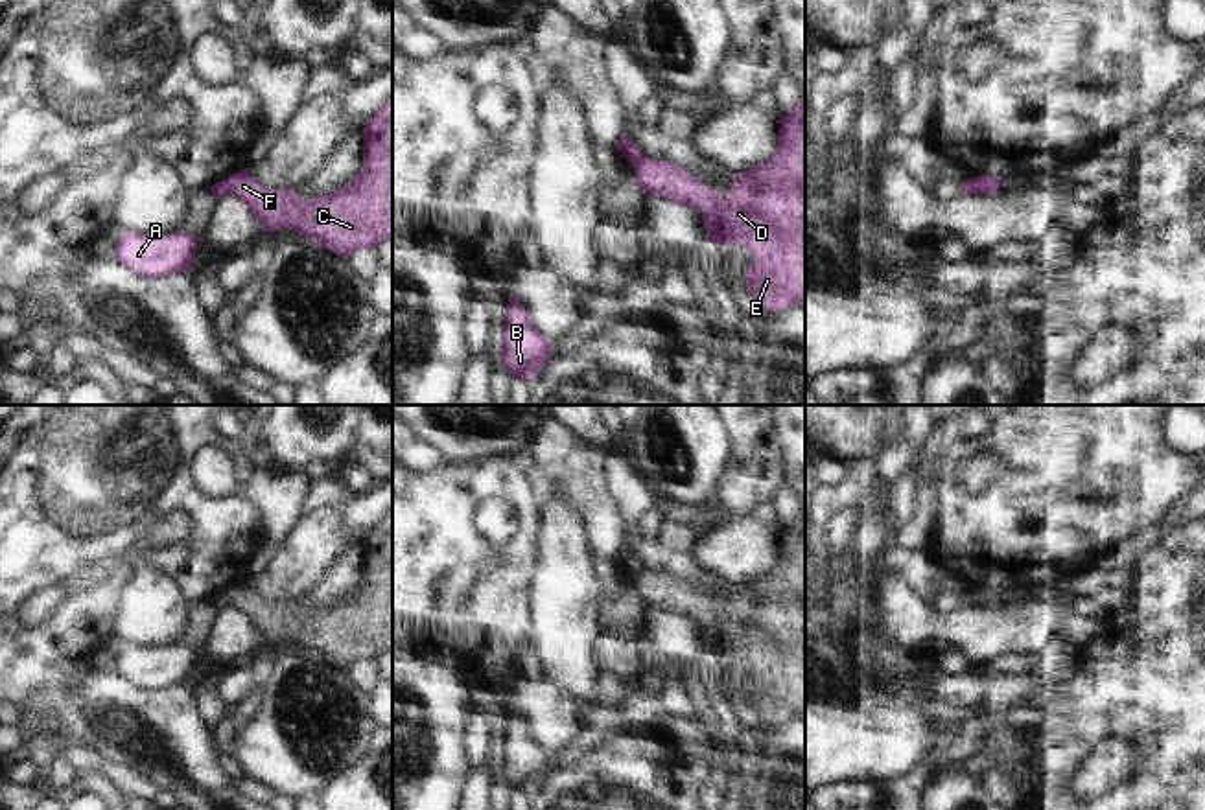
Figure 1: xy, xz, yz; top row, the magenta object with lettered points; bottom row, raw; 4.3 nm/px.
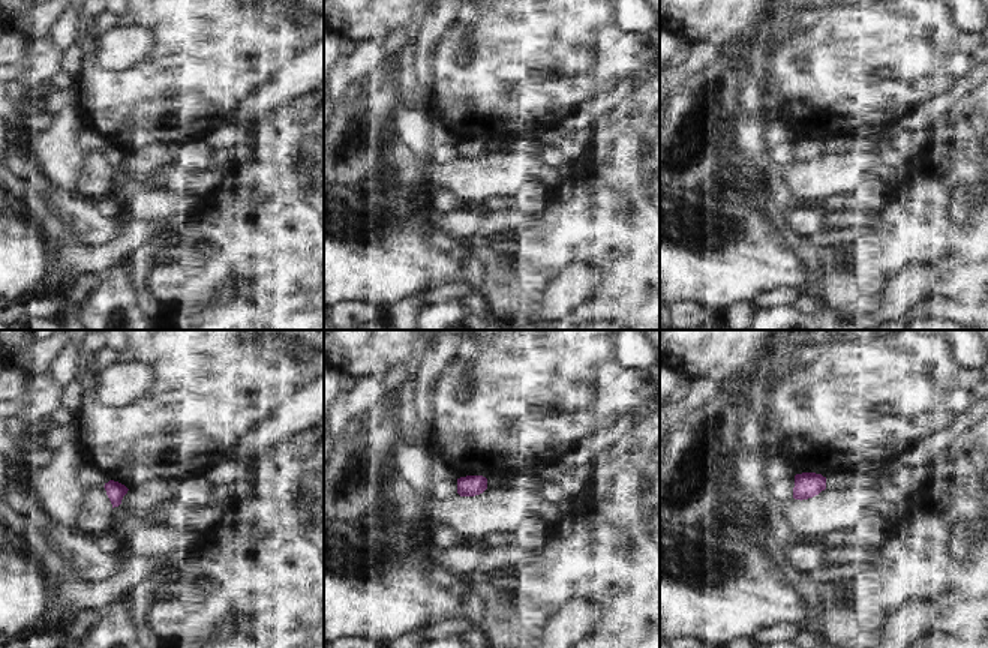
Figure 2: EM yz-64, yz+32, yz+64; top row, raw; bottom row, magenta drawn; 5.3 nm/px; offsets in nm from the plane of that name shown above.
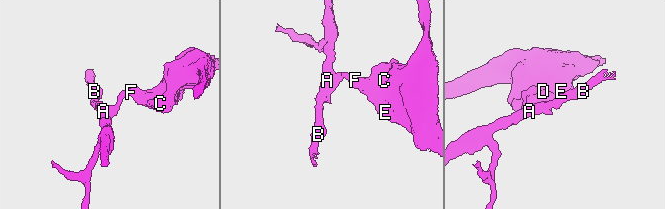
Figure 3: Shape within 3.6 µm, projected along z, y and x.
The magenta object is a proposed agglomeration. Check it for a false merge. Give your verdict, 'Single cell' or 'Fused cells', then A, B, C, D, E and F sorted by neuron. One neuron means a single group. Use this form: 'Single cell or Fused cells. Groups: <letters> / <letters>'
Fused cells. Groups: A B / C D E F

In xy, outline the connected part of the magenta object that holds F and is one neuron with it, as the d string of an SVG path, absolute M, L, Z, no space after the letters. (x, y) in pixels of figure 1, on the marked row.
M392 96L370 118L361 131L363 164L356 179L337 191L302 201L297 190L271 190L260 186L249 168L230 175L227 190L243 201L263 232L289 228L304 239L322 245L339 258L348 258L354 250L376 249L381 241L392 237Z

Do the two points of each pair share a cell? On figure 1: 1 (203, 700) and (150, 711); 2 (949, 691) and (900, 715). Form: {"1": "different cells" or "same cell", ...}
{"1": "different cells", "2": "different cells"}

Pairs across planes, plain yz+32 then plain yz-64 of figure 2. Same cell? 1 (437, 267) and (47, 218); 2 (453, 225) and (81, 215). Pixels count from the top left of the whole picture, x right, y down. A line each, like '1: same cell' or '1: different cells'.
1: different cells
2: same cell

